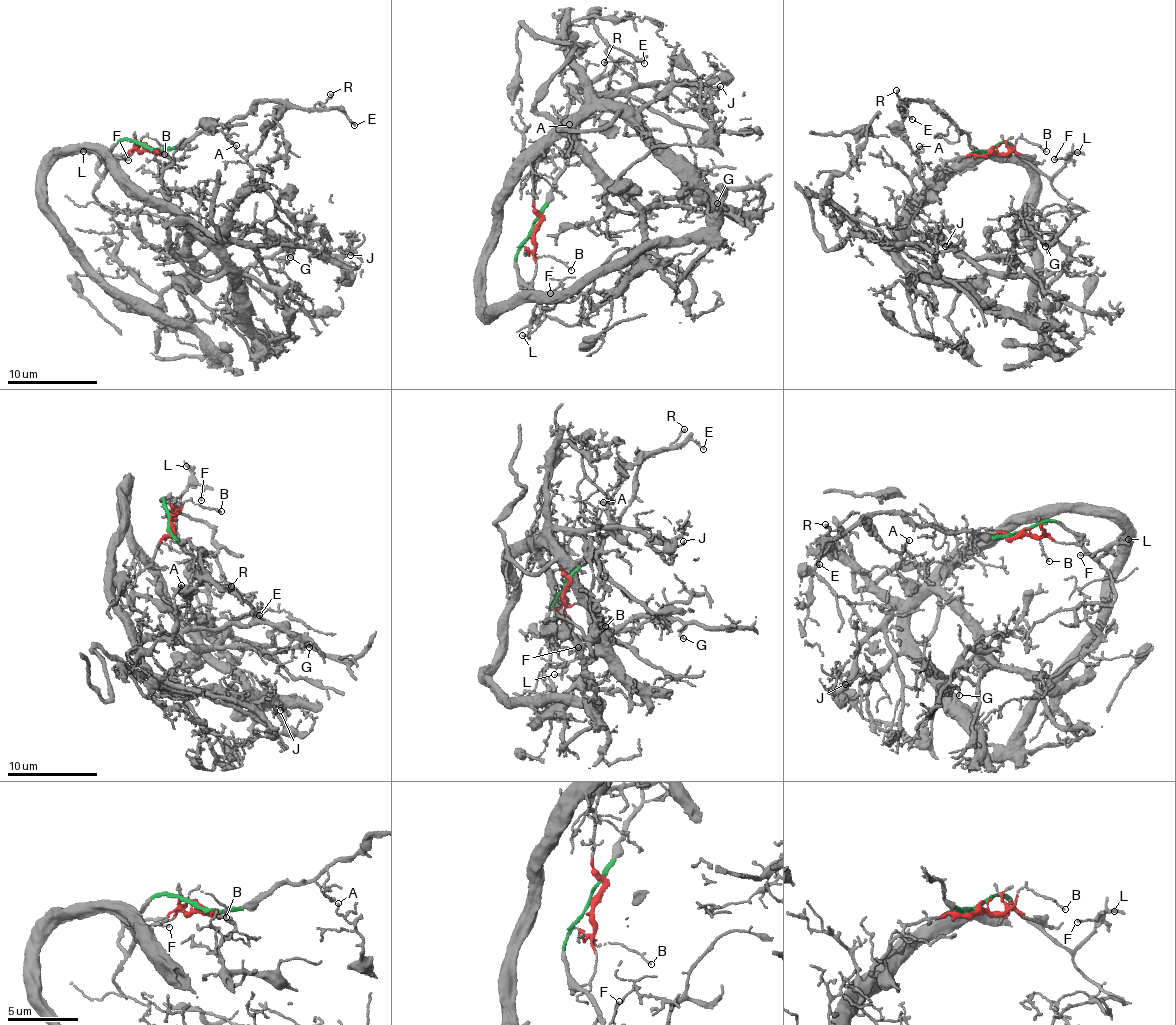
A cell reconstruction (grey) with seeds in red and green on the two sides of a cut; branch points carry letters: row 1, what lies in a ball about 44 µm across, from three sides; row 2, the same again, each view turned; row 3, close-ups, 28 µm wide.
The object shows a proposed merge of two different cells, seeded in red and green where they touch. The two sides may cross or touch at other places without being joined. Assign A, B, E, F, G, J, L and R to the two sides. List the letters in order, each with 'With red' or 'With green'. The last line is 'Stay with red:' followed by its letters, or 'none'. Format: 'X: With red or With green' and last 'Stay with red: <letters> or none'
A: With green
B: With red
E: With green
F: With green
G: With red
J: With red
L: With green
R: With green
Stay with red: B, G, J

